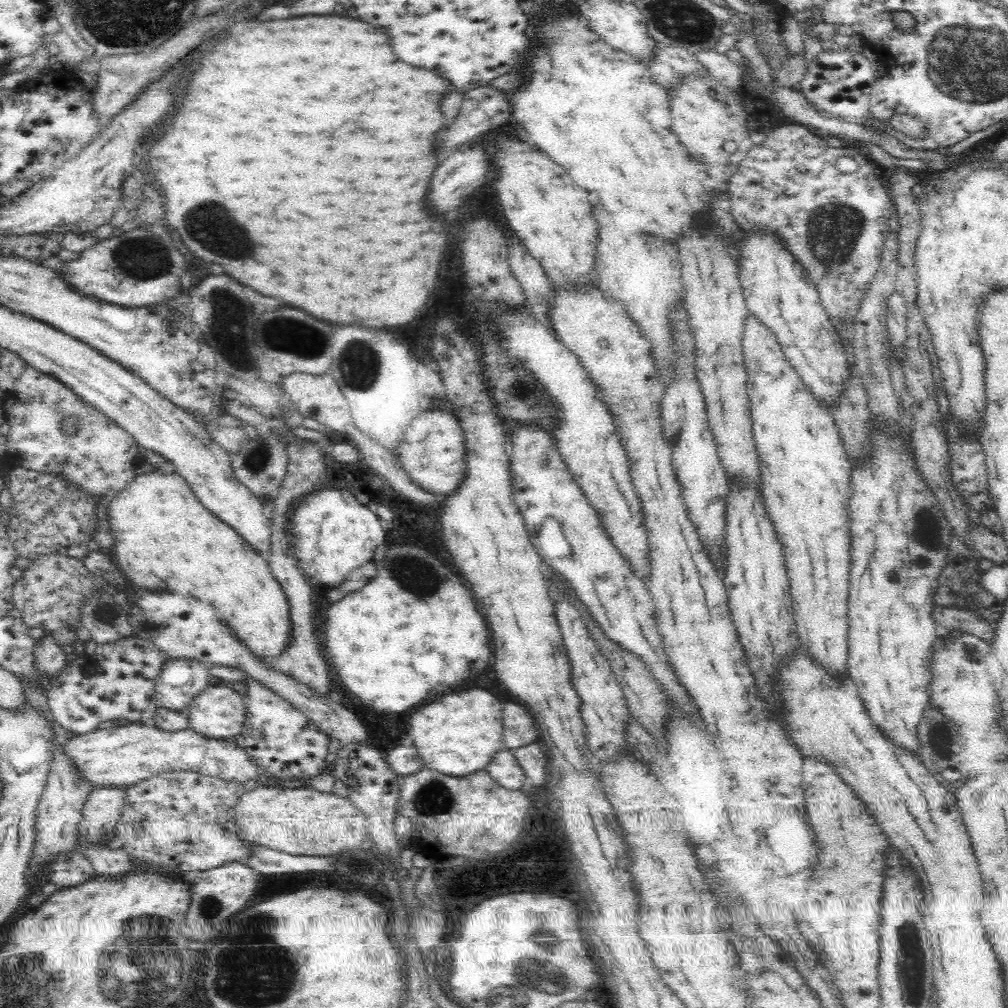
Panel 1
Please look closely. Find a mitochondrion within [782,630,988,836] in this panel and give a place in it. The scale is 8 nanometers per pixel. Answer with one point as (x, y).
(941, 734)

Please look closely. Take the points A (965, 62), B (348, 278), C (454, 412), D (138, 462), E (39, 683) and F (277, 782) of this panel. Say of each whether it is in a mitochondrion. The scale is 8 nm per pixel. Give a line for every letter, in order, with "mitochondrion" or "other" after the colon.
A: mitochondrion
B: other
C: other
D: other
E: other
F: other

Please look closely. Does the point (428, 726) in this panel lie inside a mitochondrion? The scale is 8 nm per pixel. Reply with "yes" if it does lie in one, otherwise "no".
no

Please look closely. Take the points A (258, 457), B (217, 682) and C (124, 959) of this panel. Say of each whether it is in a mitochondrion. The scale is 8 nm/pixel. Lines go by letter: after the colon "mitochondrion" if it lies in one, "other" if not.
A: mitochondrion
B: other
C: mitochondrion

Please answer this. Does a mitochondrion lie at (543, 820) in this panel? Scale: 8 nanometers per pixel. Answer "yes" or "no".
no

